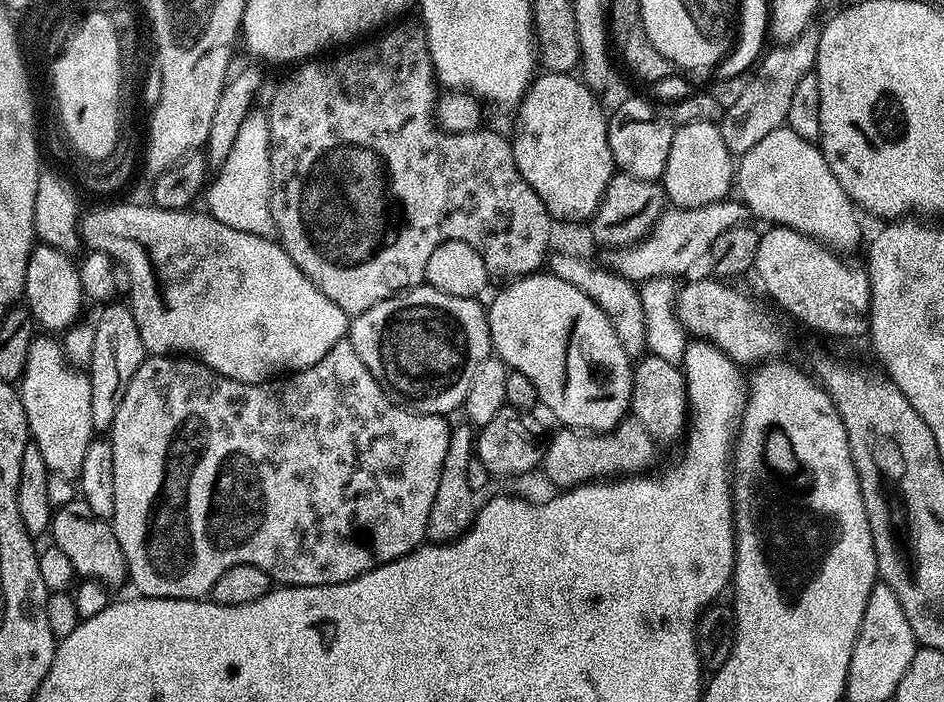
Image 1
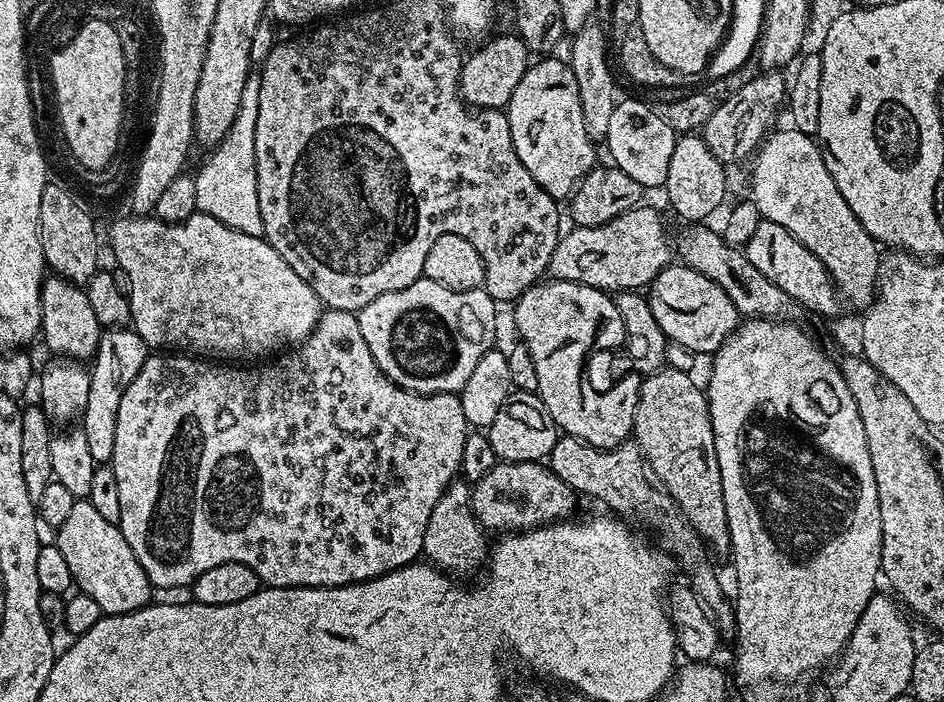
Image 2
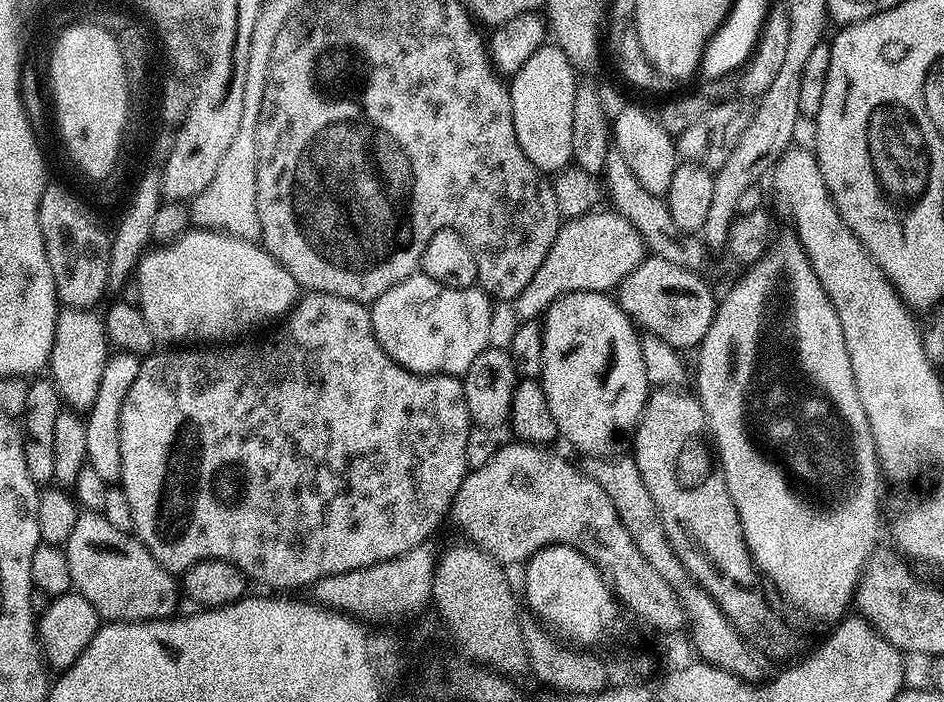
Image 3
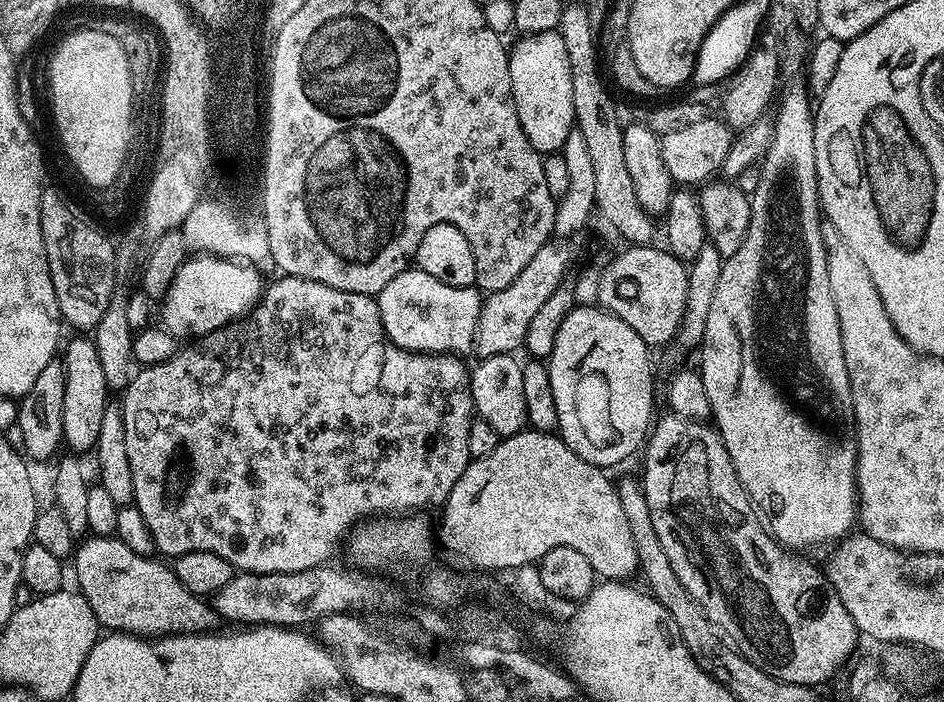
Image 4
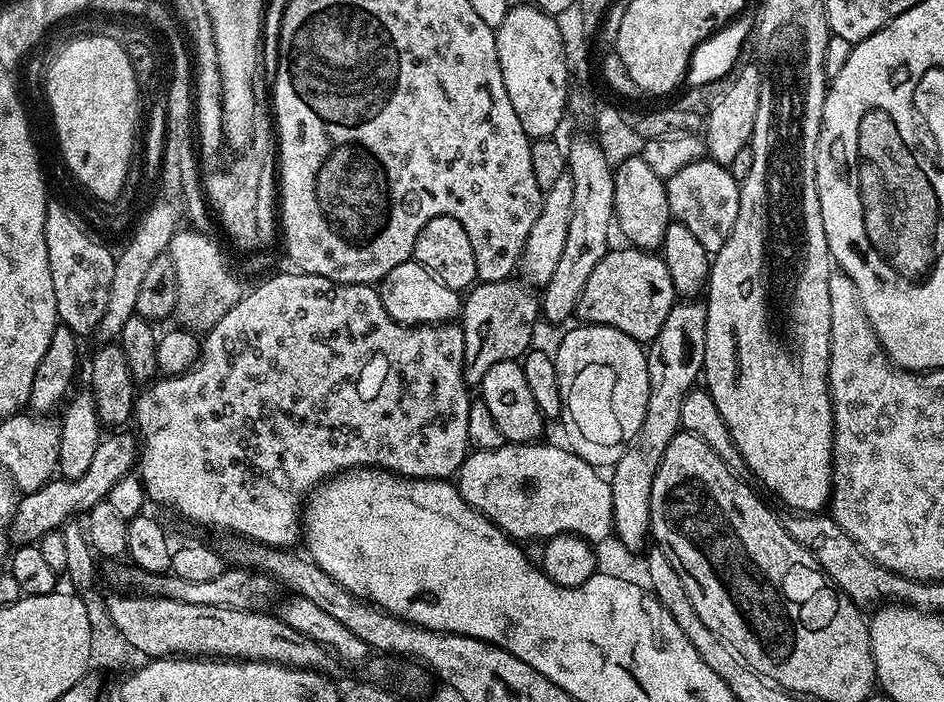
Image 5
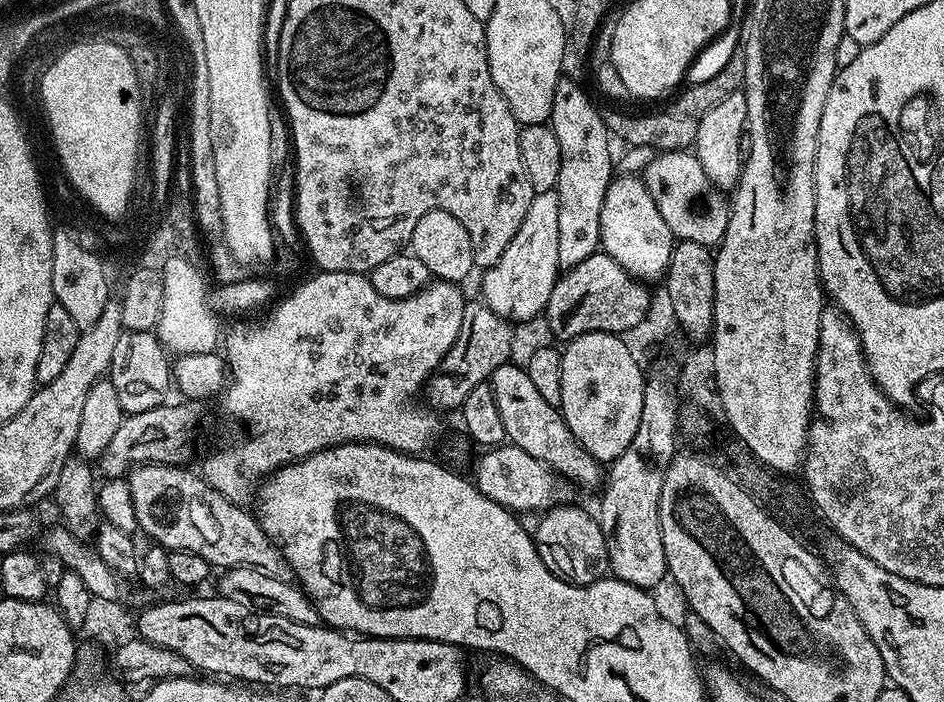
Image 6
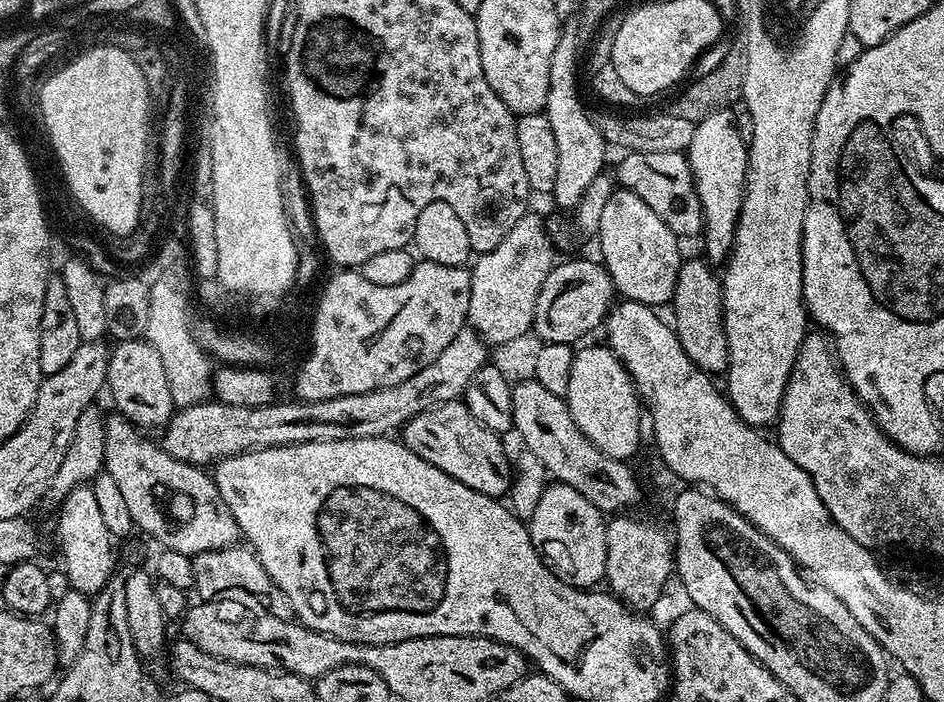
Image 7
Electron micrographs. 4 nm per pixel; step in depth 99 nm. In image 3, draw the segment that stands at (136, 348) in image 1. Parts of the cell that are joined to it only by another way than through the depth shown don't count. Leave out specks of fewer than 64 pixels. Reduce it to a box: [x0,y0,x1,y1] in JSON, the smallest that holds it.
[86,351,141,486]

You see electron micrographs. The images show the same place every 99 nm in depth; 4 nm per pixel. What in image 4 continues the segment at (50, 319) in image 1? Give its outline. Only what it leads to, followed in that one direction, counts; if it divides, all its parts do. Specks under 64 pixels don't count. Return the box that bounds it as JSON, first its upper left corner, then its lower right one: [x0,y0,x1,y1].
[62,334,110,454]

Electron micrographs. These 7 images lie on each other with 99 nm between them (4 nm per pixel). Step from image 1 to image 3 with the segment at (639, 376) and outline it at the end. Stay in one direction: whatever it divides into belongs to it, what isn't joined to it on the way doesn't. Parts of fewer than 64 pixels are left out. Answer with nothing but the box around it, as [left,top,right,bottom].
[634,388,793,661]

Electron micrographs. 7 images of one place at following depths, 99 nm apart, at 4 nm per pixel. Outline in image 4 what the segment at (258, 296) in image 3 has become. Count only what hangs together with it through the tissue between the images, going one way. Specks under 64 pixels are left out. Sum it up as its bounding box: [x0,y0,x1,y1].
[162,254,266,338]

